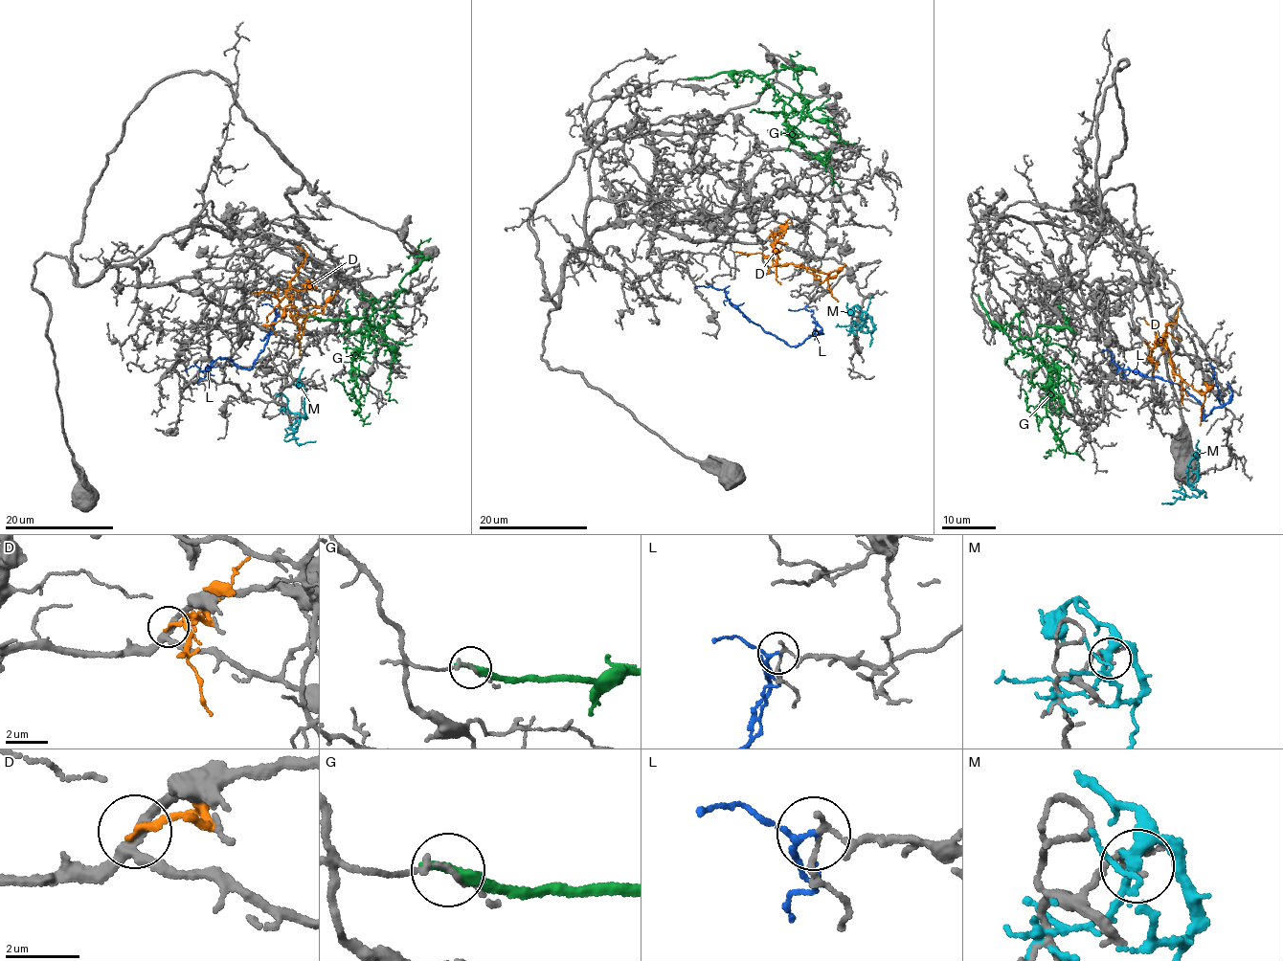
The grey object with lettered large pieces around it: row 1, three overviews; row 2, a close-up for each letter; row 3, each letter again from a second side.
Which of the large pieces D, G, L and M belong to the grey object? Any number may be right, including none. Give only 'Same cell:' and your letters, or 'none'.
Same cell: L

